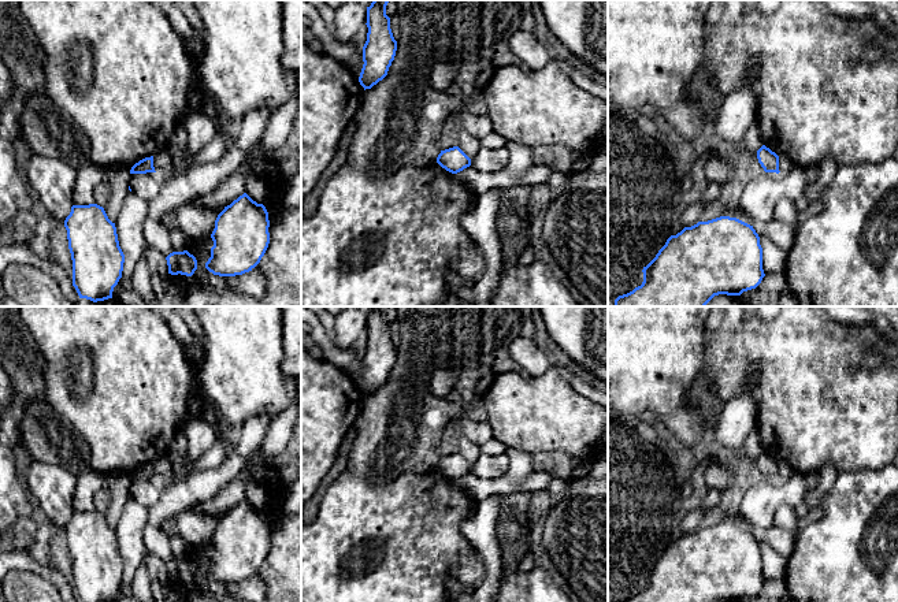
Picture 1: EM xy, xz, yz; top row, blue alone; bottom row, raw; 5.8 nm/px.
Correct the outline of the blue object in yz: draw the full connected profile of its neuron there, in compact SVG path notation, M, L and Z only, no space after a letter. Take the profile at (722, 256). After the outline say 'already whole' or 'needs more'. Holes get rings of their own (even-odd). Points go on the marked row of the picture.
M730 216L698 222L671 235L642 272L642 285L619 296L615 306L705 306L715 296L741 296L756 289L765 276L758 234Z | already whole

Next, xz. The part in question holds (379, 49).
M374 0L367 7L367 41L363 47L363 68L359 77L360 85L371 89L382 81L394 60L397 41L390 29L390 18L386 15L389 0Z | already whole

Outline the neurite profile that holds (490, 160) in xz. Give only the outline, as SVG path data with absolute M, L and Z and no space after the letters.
M480 148L471 160L471 167L479 171L500 171L508 166L509 152L506 148L487 149Z

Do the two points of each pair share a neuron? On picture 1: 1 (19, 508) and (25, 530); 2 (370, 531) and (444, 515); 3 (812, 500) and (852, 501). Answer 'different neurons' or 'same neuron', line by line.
1: different neurons
2: same neuron
3: different neurons

